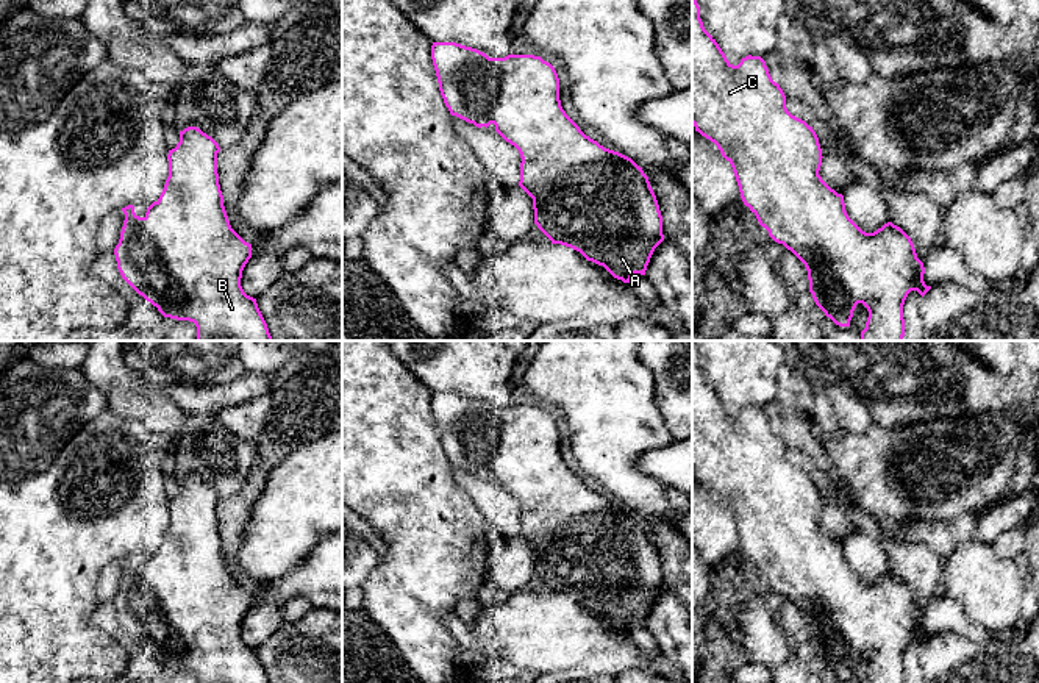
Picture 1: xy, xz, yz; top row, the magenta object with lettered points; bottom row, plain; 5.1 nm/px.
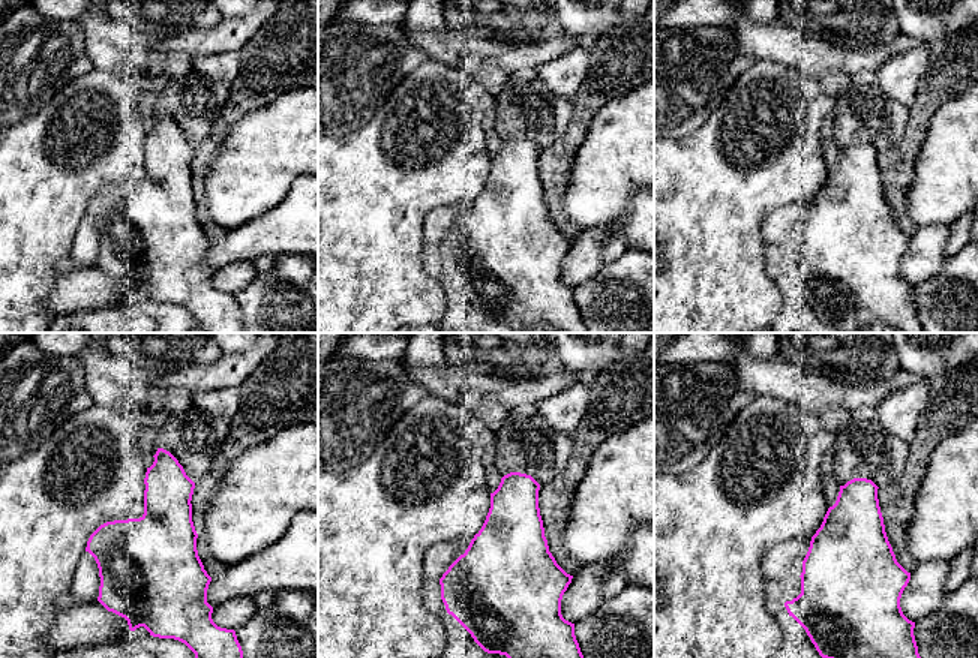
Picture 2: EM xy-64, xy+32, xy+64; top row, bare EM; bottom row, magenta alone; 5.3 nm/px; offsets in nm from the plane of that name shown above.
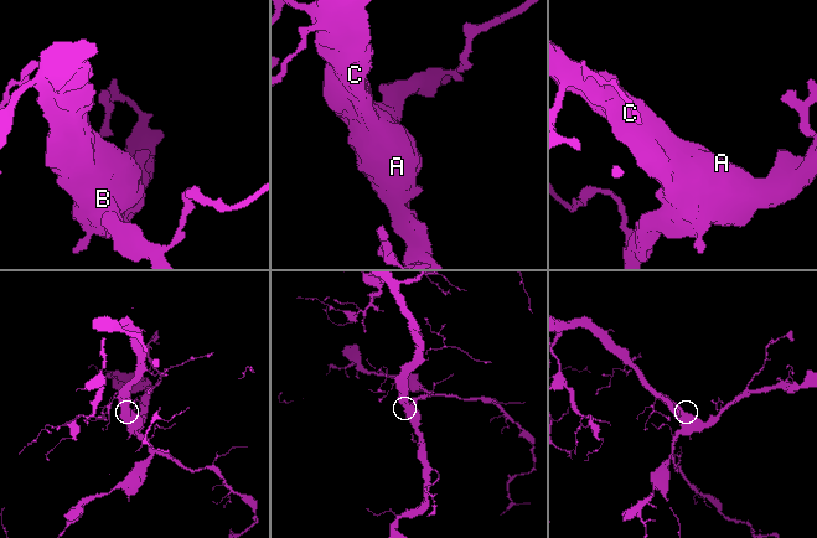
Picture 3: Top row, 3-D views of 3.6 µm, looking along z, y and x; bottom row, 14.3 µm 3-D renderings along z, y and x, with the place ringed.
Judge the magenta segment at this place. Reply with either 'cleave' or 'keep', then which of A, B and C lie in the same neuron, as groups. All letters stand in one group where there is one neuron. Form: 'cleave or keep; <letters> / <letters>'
keep; A B C

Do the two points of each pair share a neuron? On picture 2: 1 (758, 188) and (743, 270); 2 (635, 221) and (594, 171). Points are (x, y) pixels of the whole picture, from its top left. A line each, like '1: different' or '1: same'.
1: same
2: different

